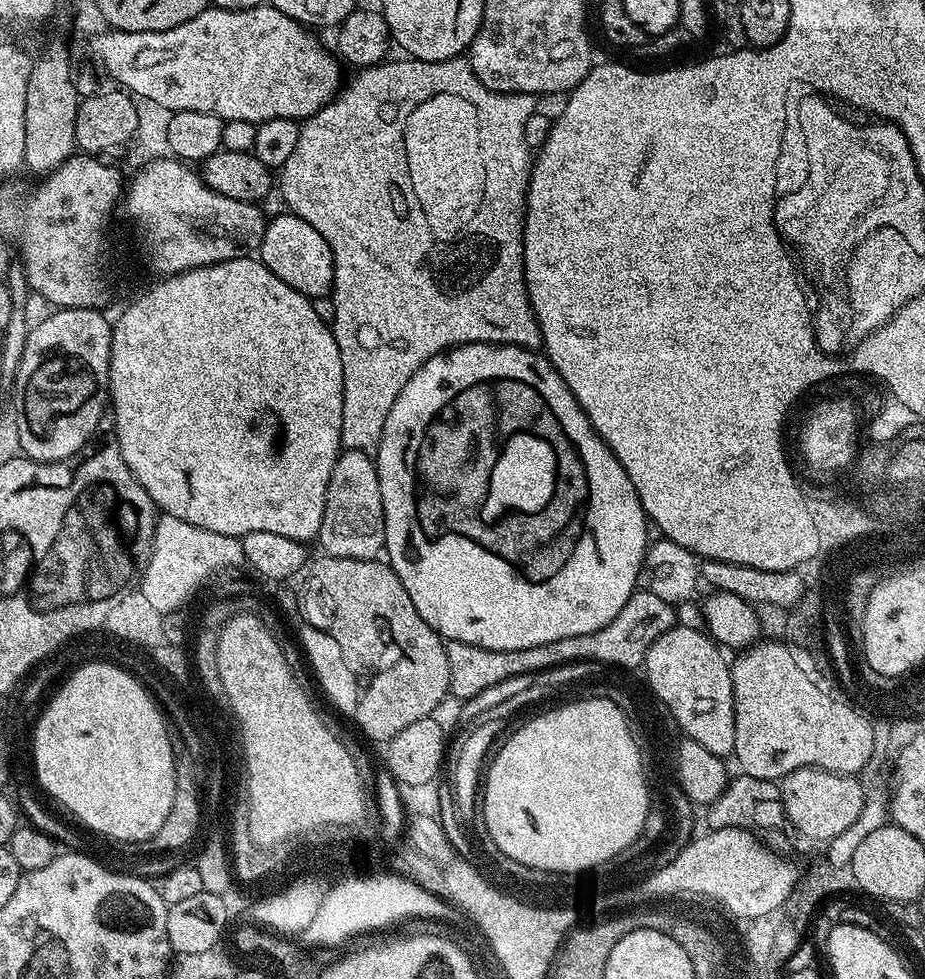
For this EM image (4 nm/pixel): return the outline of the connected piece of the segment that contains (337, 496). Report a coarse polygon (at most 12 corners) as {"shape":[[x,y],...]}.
{"shape":[[341,451],[330,474],[320,552],[384,552],[376,461]]}

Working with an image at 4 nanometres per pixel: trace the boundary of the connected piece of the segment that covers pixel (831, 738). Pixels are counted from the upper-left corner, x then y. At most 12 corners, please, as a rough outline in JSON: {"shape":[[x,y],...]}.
{"shape":[[787,643],[730,664],[734,760],[775,782],[860,774],[869,717]]}

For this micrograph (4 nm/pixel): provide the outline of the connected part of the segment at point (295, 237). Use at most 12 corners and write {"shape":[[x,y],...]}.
{"shape":[[291,214],[264,226],[258,259],[303,296],[329,295],[330,246]]}

